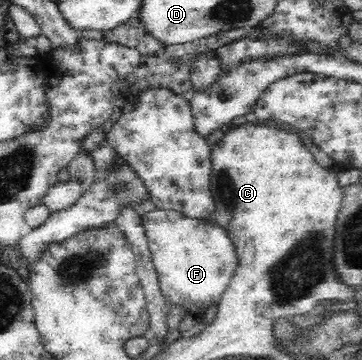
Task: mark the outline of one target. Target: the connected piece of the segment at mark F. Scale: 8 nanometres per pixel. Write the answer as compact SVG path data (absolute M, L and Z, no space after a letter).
M156 209L149 213L142 213L143 224L145 224L146 235L149 239L149 248L153 256L153 263L159 272L159 283L161 290L167 296L170 304L179 303L190 308L189 315L193 313L200 316L209 307L220 303L222 293L226 290L230 279L239 265L239 254L234 240L226 227L207 219L193 219L187 216L175 214L174 212Z

